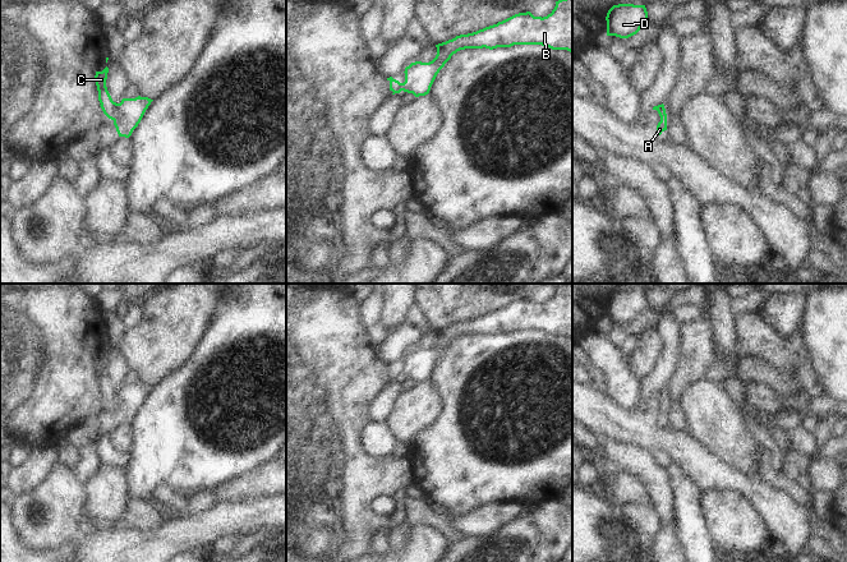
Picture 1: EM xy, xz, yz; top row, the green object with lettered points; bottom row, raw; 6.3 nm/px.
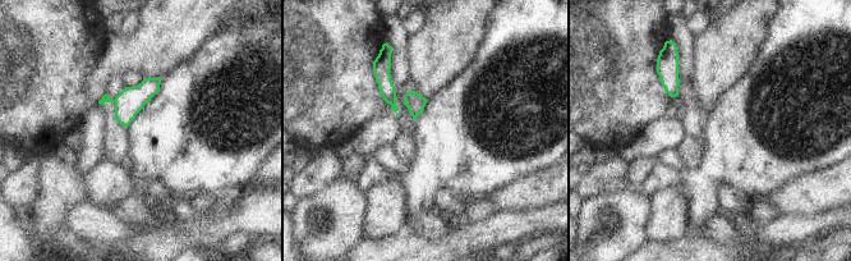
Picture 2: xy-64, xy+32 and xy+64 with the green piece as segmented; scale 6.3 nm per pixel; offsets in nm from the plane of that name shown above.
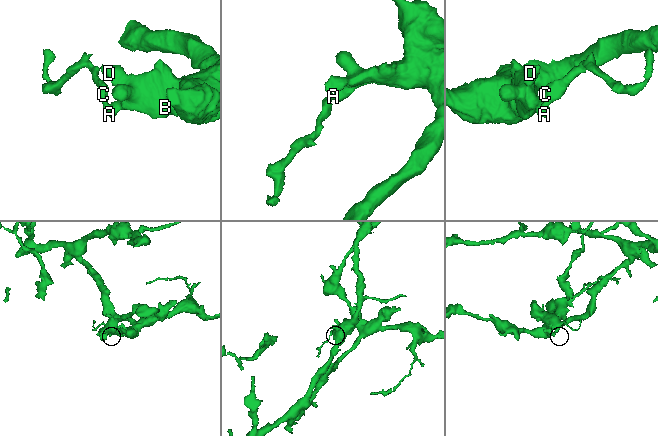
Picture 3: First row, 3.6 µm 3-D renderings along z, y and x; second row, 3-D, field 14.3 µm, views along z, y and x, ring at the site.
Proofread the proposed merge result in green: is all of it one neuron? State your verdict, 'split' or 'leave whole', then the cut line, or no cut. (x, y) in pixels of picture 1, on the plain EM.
split | xy (118, 390), (114, 409)

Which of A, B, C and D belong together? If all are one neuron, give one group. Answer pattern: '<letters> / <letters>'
A B D / C

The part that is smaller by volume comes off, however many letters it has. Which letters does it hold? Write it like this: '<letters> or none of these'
C

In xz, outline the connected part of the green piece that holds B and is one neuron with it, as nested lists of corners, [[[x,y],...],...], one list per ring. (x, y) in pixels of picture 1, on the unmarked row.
[[[572,284],[556,287],[547,303],[519,299],[497,310],[436,331],[437,341],[432,347],[415,347],[405,354],[402,377],[415,383],[428,381],[439,356],[460,336],[493,336],[514,331],[542,331],[572,338]]]

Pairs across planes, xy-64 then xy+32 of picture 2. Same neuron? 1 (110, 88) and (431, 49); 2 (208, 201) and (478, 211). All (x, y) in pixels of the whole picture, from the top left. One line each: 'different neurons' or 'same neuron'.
1: different neurons
2: same neuron

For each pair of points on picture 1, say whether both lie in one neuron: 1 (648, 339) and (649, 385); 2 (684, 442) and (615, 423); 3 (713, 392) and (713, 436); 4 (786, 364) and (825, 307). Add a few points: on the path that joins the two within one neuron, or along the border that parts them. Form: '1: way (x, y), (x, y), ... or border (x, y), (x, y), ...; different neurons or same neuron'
1: border (663, 346), (653, 369), (640, 379); different neurons
2: way (667, 441), (652, 437), (641, 428), (631, 427); same neuron
3: way (713, 402), (713, 425); same neuron
4: border (800, 326), (814, 367); different neurons

